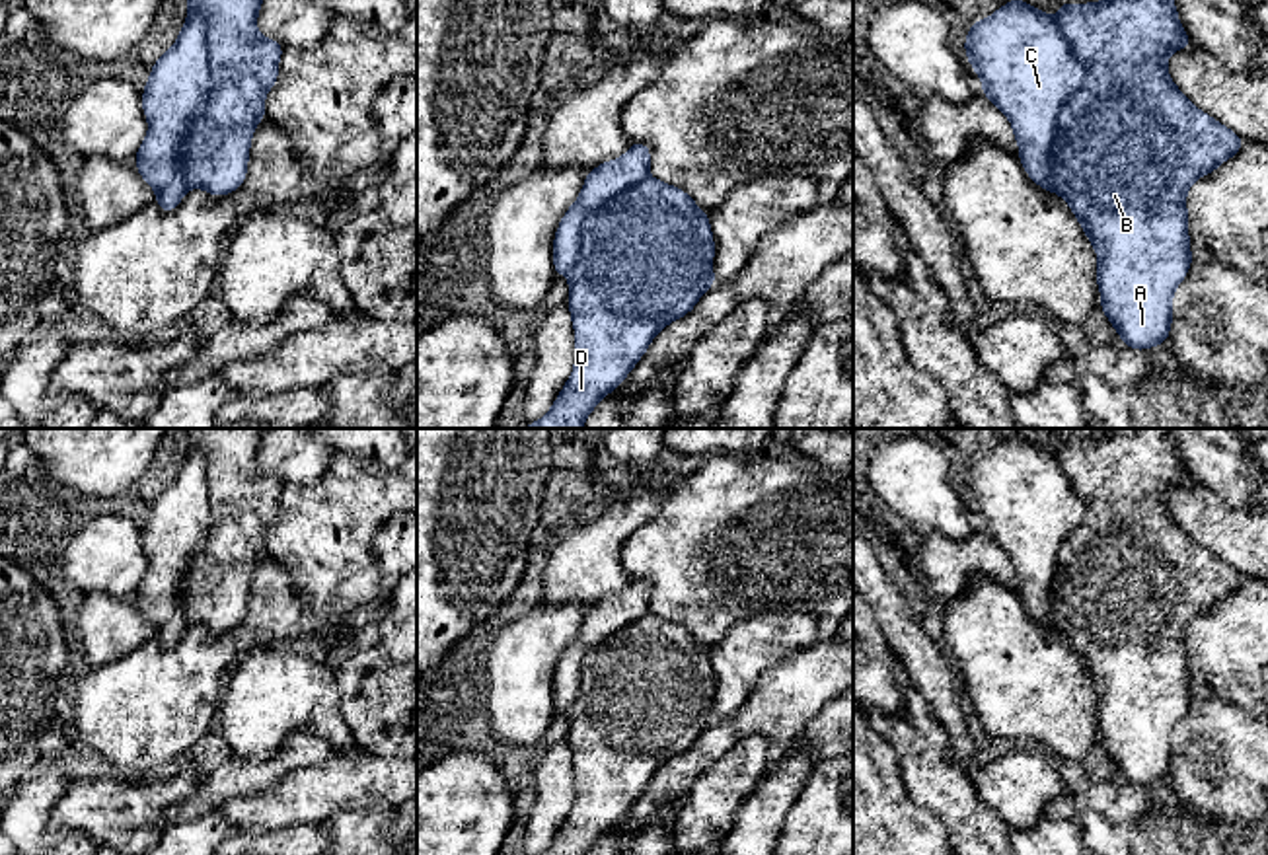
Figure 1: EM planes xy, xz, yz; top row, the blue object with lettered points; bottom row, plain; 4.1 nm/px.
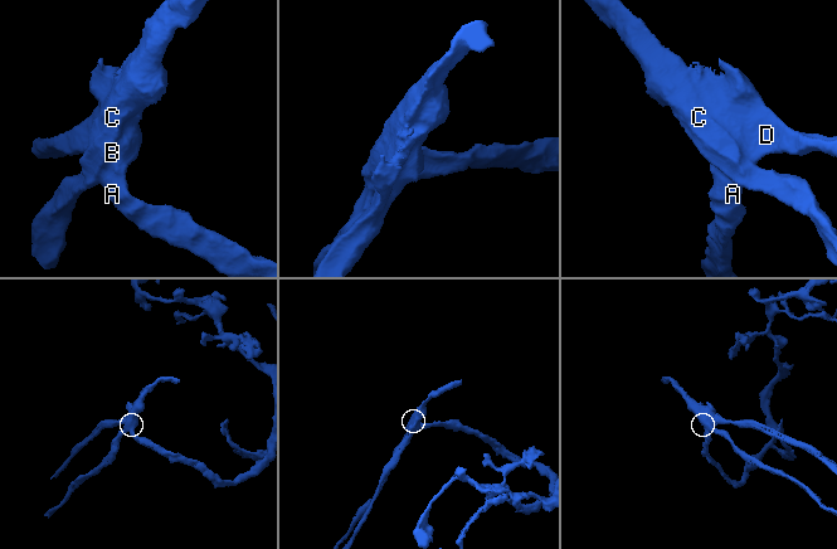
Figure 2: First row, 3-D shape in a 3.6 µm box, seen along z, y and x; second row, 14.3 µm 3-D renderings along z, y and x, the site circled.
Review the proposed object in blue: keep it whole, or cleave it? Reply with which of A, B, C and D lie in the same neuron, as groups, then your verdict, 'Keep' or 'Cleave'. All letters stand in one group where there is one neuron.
Groups: A B D / C. Cleave

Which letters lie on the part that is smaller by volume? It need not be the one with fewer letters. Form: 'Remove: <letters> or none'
Remove: C

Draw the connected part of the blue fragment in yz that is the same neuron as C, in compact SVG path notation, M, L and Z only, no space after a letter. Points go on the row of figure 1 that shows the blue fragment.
M1011 0L972 23L964 53L982 80L982 93L1009 119L1023 169L1058 195L1050 164L1058 115L1085 82L1085 68L1058 19Z

